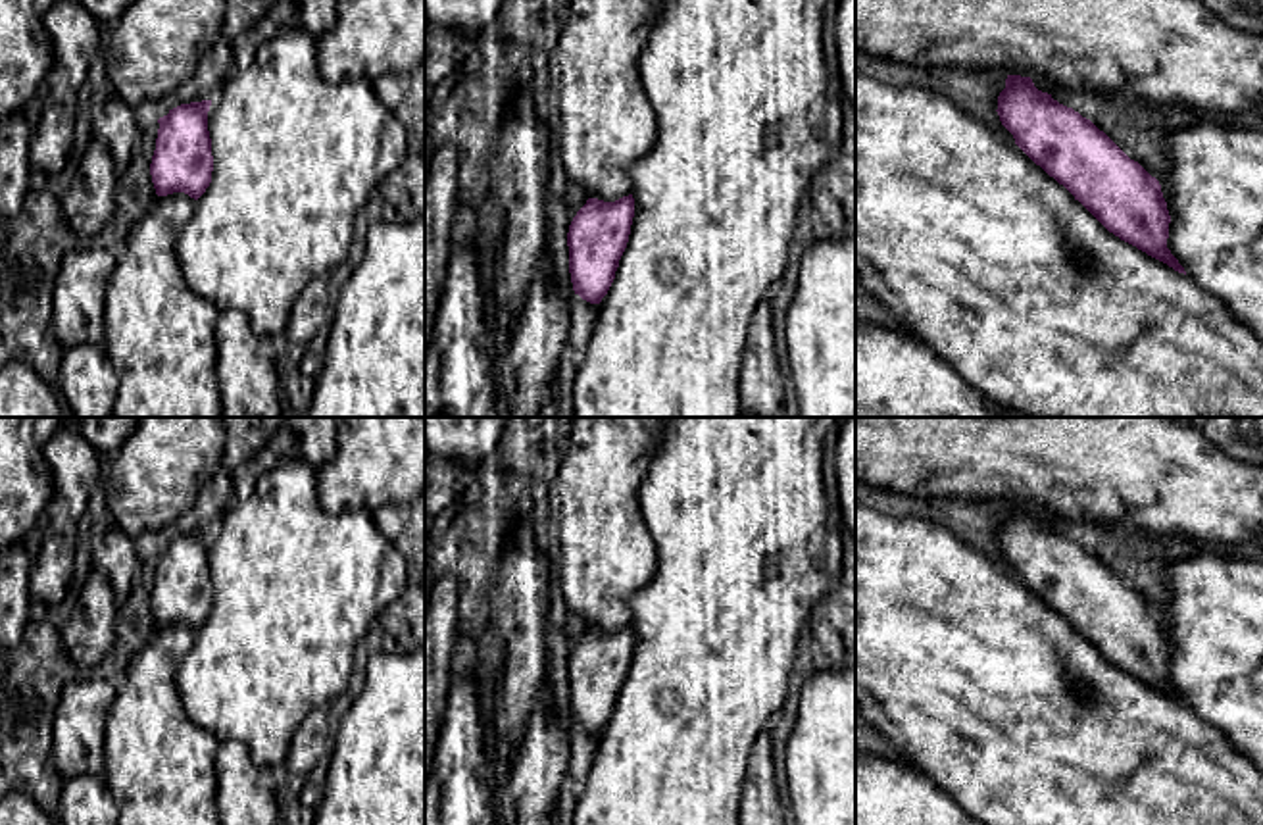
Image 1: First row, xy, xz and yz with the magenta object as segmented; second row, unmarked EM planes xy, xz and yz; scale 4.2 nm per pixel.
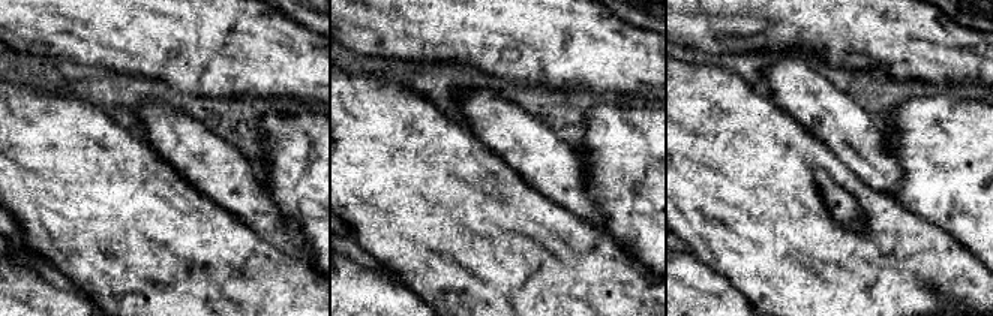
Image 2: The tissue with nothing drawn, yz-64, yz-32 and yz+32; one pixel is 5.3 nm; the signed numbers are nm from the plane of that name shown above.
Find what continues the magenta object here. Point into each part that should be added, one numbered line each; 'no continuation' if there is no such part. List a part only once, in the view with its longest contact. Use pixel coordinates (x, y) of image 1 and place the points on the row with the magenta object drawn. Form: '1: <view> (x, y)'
1: yz (969, 245)

